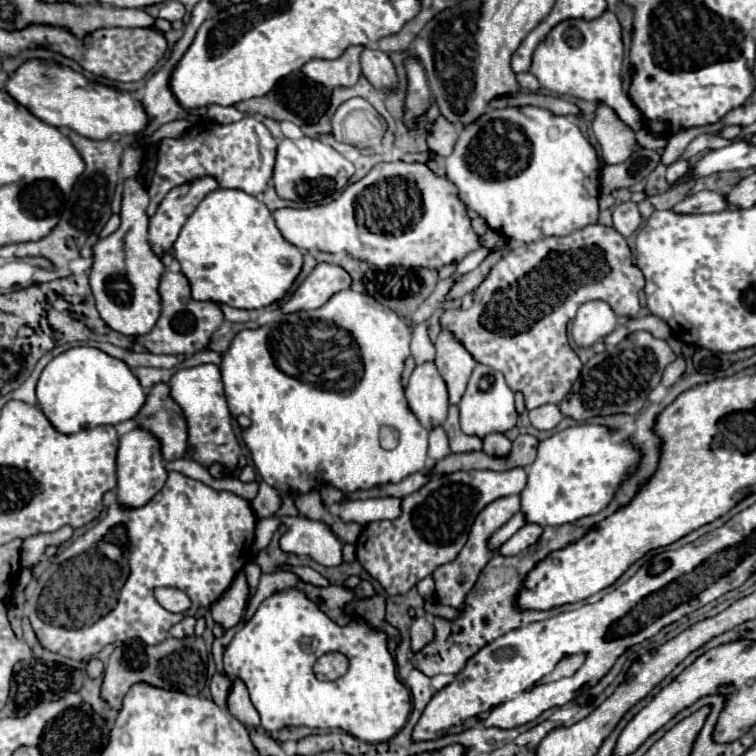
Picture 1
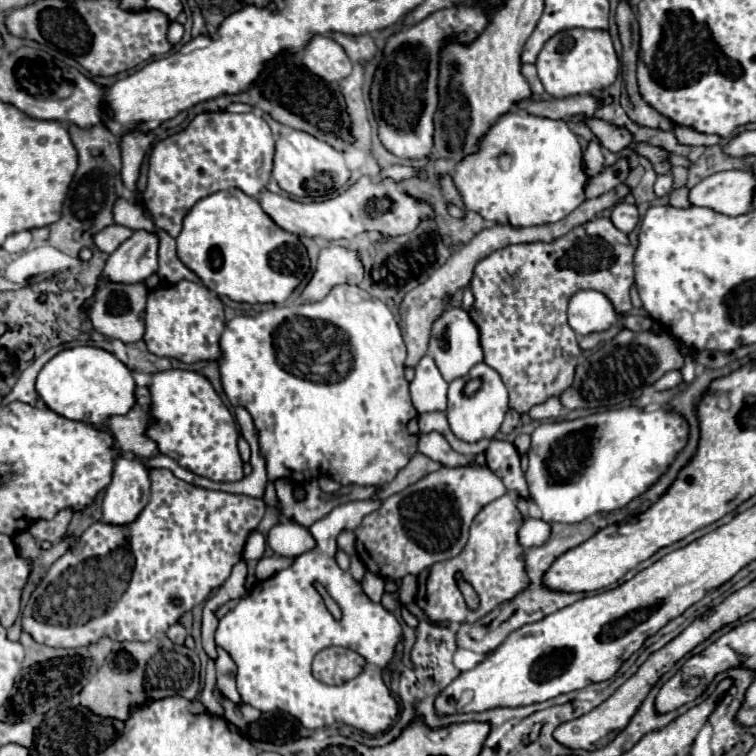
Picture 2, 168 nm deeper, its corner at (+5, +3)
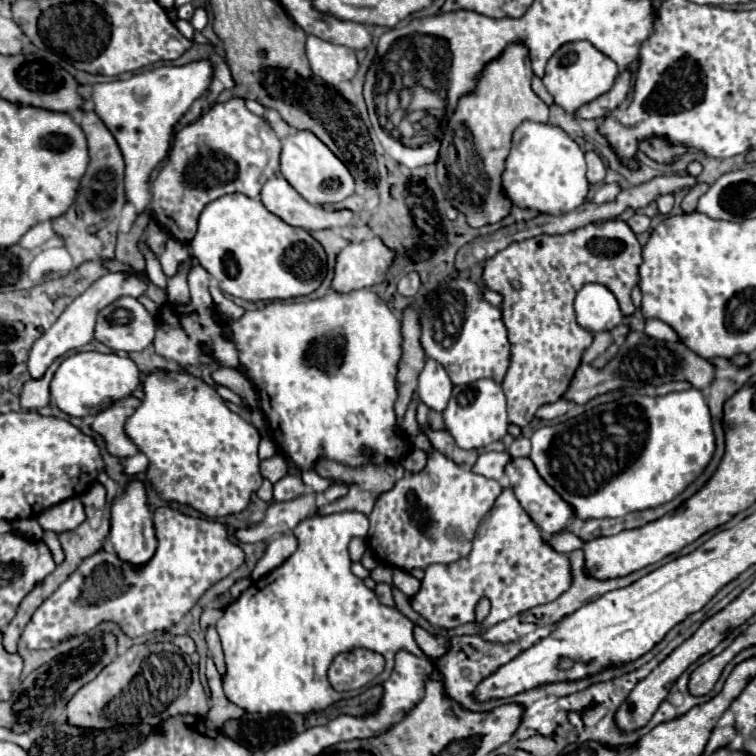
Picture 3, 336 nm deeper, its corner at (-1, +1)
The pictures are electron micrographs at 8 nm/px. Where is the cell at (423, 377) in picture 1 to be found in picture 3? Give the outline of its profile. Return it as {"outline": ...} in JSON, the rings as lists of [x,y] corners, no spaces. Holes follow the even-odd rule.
{"outline":[[[428,360],[418,376],[416,392],[428,408],[442,412],[450,400],[450,394],[452,394],[452,382],[450,382],[444,366],[438,364],[436,360]]]}

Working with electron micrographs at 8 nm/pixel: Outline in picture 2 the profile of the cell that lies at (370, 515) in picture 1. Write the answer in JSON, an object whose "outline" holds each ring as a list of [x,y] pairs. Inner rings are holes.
{"outline":[[[374,498],[346,502],[334,508],[326,518],[314,522],[308,530],[316,538],[316,548],[300,554],[290,568],[258,582],[254,590],[220,620],[216,644],[222,646],[238,666],[236,682],[244,704],[250,704],[260,712],[290,712],[310,730],[340,722],[376,736],[394,724],[400,706],[384,684],[382,670],[392,660],[396,642],[402,640],[400,624],[386,608],[382,608],[382,604],[374,604],[362,592],[350,572],[340,570],[334,562],[336,536],[346,528],[358,528],[362,518],[378,510],[380,504],[382,500]],[[314,582],[324,584],[328,594],[336,598],[342,610],[340,620],[334,620],[326,610],[322,596],[312,586]],[[328,646],[356,650],[366,660],[366,668],[360,678],[348,680],[340,686],[318,682],[310,672],[310,664],[312,658]]]}

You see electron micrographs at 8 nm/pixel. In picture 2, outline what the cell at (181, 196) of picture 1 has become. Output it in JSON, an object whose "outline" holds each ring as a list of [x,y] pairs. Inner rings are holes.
{"outline":[[[134,230],[134,234],[110,254],[102,276],[110,282],[144,282],[158,270],[158,246],[160,238],[156,232]]]}

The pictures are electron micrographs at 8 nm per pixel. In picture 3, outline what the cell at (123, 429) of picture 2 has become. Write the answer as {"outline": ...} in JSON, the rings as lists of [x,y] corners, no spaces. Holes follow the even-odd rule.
{"outline":[[[134,396],[116,400],[110,408],[98,412],[92,420],[92,430],[100,434],[106,442],[106,448],[112,456],[118,458],[128,458],[138,454],[138,448],[132,444],[132,440],[124,432],[124,422],[126,418],[140,406],[140,400]]]}

